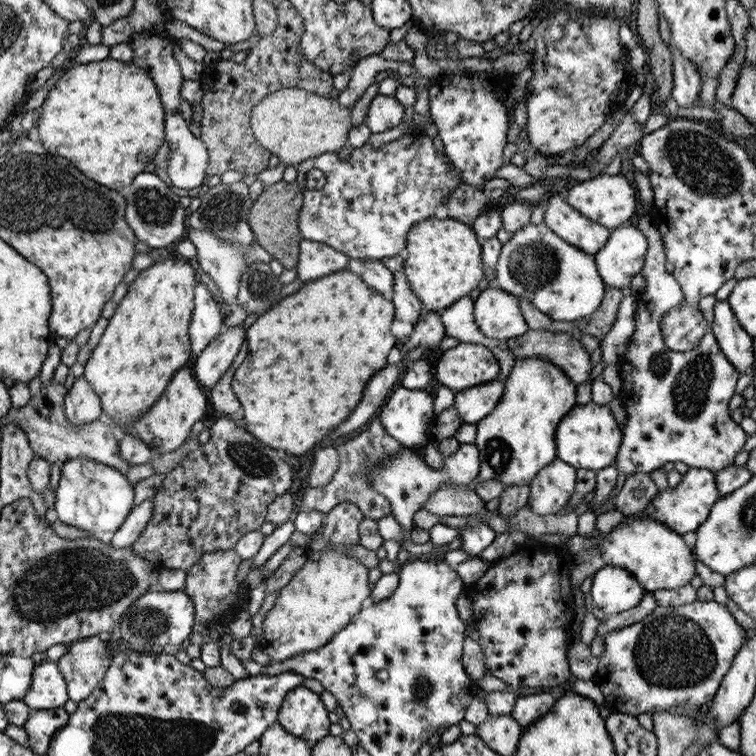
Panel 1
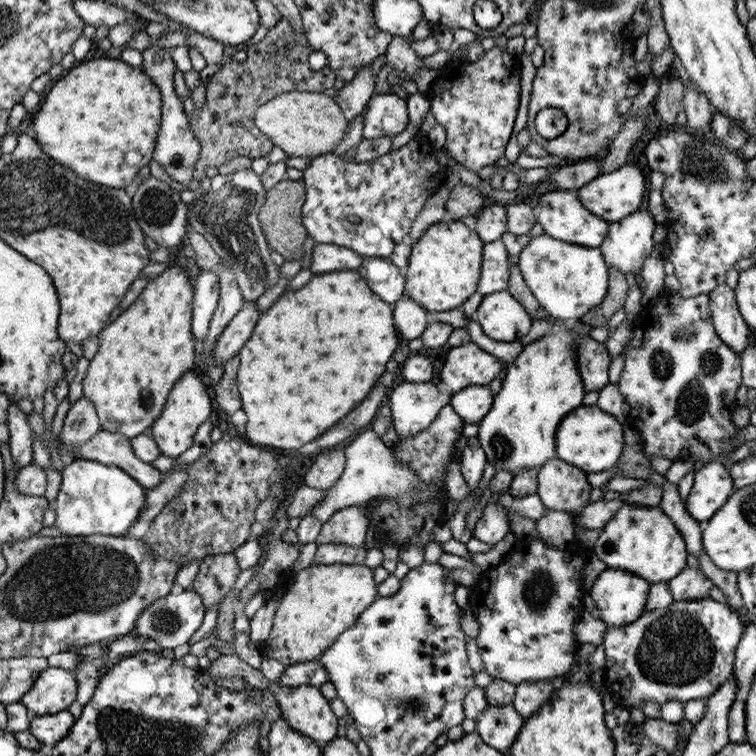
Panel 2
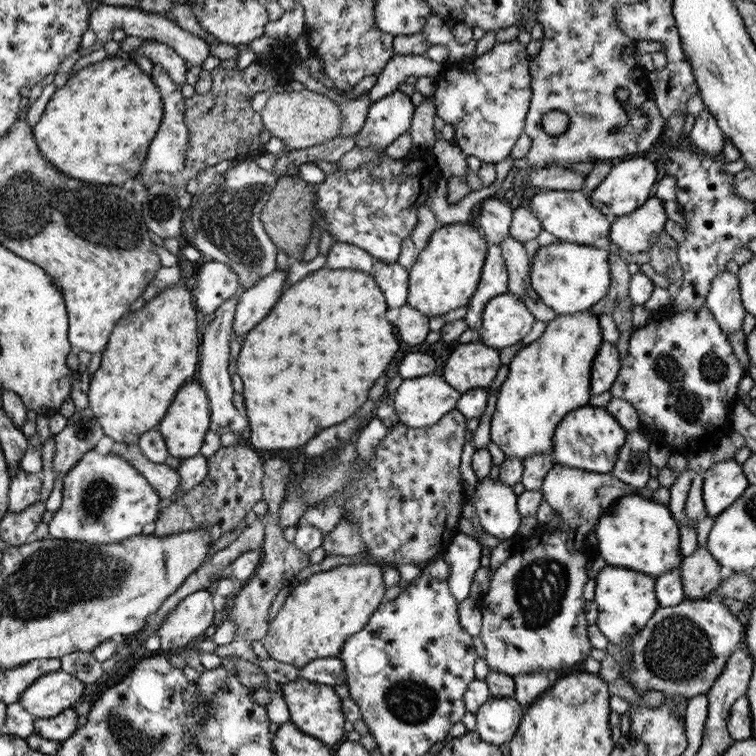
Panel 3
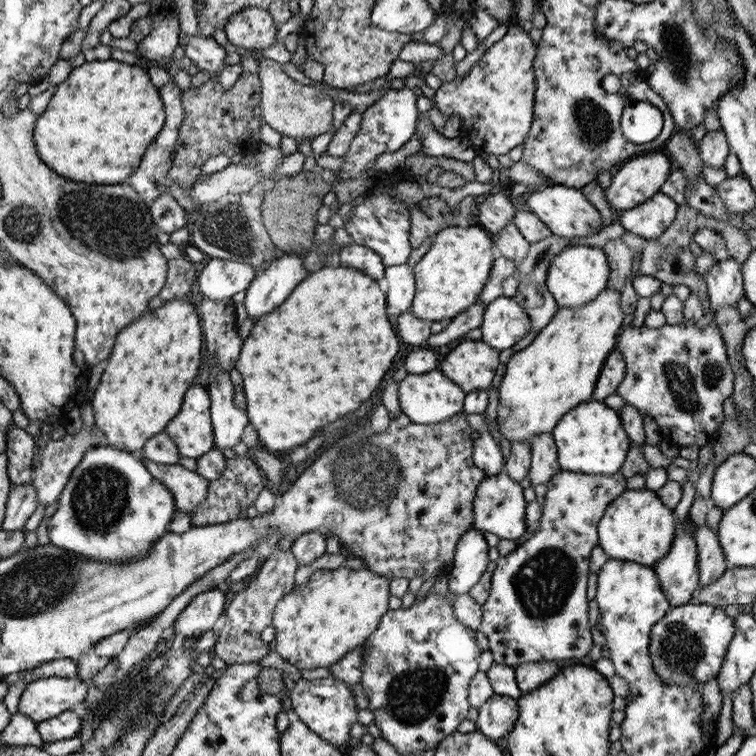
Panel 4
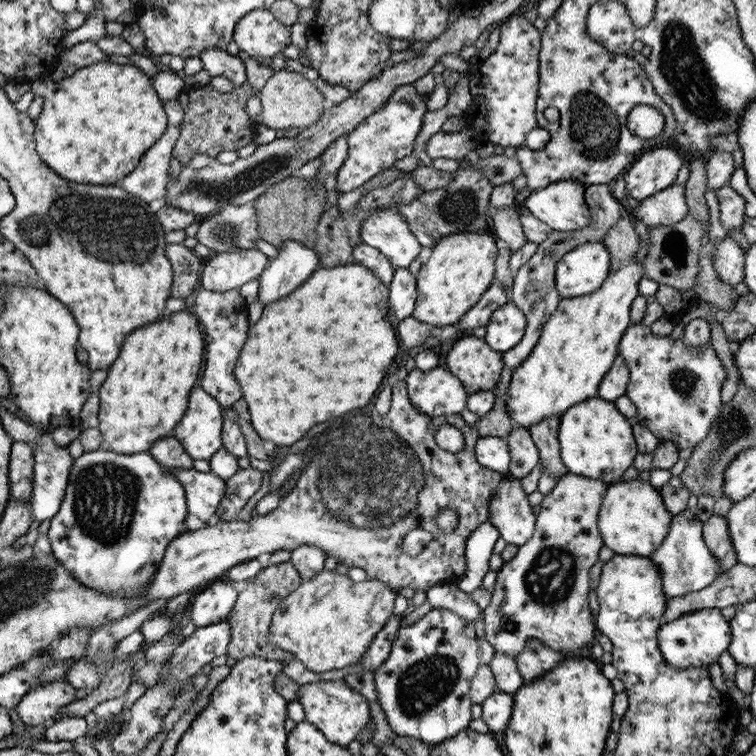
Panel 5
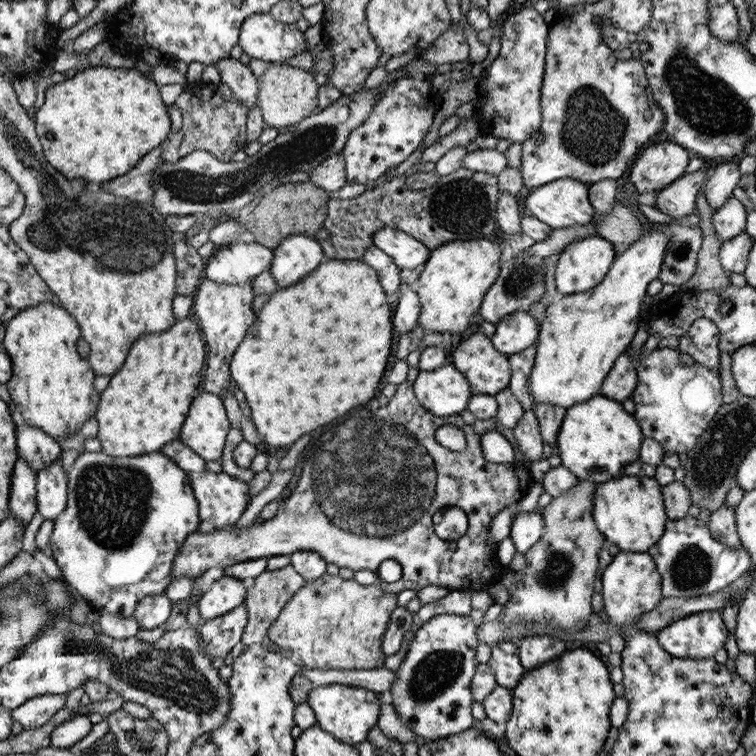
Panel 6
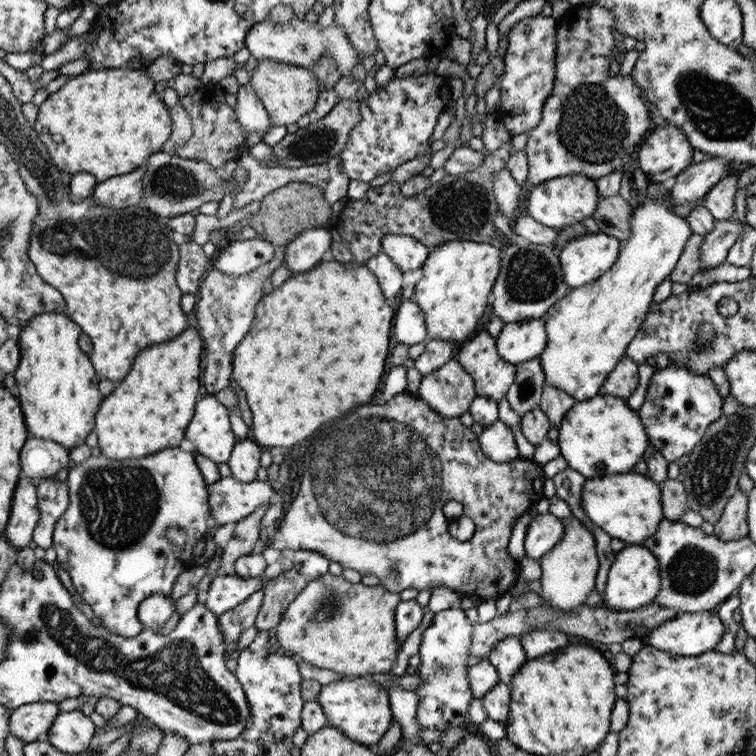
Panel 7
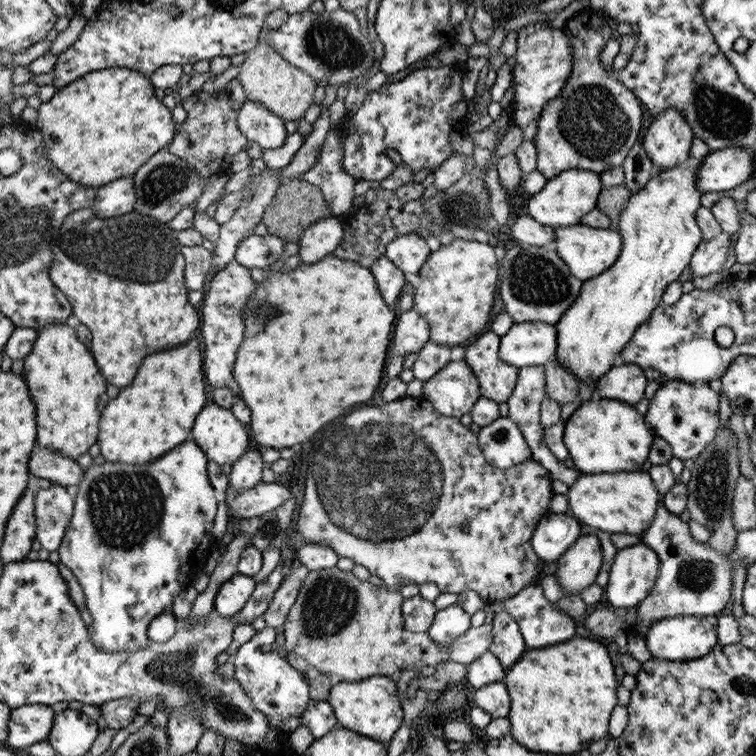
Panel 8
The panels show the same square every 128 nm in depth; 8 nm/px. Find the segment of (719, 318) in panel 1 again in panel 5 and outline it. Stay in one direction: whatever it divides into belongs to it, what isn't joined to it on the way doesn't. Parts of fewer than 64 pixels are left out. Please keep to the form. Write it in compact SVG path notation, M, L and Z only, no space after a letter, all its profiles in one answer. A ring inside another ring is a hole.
M726 236L715 252L714 267L718 278L732 287L744 280L746 251L740 246L737 240Z

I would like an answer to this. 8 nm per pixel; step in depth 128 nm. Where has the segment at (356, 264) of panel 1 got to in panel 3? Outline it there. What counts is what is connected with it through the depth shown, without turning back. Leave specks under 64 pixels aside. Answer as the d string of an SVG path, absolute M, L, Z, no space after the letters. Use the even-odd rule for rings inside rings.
M374 263L371 275L379 284L388 304L388 320L394 322L398 318L400 308L407 304L409 291L409 270L398 263Z

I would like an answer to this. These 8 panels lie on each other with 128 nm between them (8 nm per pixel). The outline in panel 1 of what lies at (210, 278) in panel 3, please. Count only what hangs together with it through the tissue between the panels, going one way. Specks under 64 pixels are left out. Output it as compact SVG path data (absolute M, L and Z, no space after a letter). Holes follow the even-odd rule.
M198 284L198 308L194 308L194 324L190 324L190 336L194 336L194 358L221 334L224 317L218 302L210 290Z

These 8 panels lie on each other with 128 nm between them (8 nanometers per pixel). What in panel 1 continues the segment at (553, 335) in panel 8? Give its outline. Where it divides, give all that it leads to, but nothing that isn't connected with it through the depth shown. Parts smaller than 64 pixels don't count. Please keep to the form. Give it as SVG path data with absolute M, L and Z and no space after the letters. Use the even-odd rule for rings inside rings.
M497 287L481 291L474 301L474 316L486 336L504 342L530 329L519 307L519 299Z

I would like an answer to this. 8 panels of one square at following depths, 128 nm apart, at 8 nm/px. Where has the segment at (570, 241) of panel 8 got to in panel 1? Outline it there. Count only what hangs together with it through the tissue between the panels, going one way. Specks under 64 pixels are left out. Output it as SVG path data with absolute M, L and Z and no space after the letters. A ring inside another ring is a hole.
M546 223L525 224L502 246L497 263L498 288L515 297L523 296L554 320L576 320L590 316L600 306L606 286L594 255L582 252L554 234Z

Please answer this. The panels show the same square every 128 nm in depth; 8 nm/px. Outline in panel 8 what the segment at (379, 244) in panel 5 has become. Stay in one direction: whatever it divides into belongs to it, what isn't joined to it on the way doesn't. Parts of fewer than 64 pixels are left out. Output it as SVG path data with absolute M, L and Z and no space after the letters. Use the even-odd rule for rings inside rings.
M408 233L396 237L386 246L386 258L403 273L416 274L430 257L431 250L422 235Z

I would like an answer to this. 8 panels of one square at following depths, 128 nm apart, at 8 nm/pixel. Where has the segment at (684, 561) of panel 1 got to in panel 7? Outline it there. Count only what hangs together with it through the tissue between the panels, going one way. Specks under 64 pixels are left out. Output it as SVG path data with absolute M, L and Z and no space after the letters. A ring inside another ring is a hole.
M633 470L626 474L618 473L616 476L604 474L602 477L585 480L581 492L581 506L596 526L600 526L611 538L623 540L627 545L643 545L644 541L658 530L660 521L665 517L661 501L661 485L646 474L642 475Z

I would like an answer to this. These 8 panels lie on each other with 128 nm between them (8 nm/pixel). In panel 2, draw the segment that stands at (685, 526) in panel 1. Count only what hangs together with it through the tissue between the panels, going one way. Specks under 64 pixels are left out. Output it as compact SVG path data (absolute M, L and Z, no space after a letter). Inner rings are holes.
M717 459L694 472L694 483L684 501L688 514L697 522L710 520L735 491L729 470Z

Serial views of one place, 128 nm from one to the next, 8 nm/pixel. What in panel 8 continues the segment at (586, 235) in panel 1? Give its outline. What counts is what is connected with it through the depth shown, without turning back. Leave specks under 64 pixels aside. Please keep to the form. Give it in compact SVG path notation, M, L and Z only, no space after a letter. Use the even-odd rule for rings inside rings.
M579 169L562 172L555 178L547 180L544 188L532 195L528 201L528 215L540 224L555 229L579 224L583 216L596 208L602 190L602 180L594 172Z

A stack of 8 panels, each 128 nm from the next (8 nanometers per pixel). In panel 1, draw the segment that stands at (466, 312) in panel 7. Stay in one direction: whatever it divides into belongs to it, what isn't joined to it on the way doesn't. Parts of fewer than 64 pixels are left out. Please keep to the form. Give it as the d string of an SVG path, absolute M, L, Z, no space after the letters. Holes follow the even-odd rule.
M430 217L414 224L408 231L403 255L403 272L410 288L429 311L440 312L452 306L483 279L481 241L470 225L450 217Z

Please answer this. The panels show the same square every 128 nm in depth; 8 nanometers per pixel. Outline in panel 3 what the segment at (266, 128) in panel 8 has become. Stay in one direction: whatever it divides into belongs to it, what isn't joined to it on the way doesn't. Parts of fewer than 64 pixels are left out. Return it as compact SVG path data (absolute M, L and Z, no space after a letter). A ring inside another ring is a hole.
M99 3L94 10L91 11L88 20L88 26L95 32L102 30L122 29L127 35L140 37L144 40L158 40L164 44L168 44L175 50L179 61L190 61L192 66L201 66L201 64L209 56L208 43L196 35L192 35L190 31L182 29L172 18L156 13L147 13L142 8L126 7L124 5L106 5Z

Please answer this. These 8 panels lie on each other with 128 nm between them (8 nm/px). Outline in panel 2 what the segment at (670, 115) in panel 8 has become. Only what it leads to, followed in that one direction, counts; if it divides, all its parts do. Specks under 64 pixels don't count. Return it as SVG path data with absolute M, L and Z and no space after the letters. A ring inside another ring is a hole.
M624 165L613 172L599 175L588 184L584 184L577 191L580 202L598 218L602 218L608 223L618 222L633 212L641 209L642 204L646 203L649 189L649 180L646 169L640 169L635 165Z

